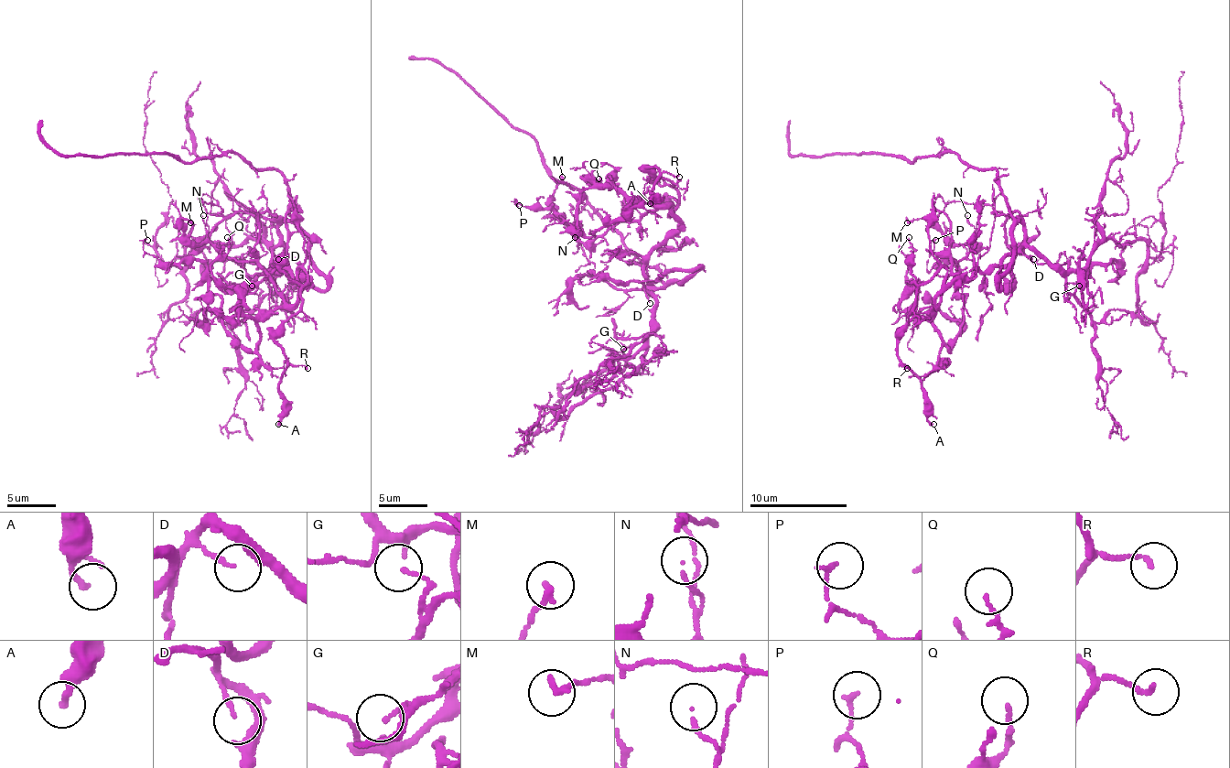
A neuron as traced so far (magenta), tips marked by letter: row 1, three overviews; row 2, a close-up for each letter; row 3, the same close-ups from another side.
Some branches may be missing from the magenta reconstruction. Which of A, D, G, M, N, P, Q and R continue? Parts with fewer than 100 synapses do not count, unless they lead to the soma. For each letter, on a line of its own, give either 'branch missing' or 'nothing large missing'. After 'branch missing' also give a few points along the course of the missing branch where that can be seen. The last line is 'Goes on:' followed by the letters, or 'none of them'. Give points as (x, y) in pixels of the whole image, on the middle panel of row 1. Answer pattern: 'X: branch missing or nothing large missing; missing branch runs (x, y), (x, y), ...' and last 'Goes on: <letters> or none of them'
A: nothing large missing
D: nothing large missing
G: nothing large missing
M: nothing large missing
N: nothing large missing
P: nothing large missing
Q: nothing large missing
R: nothing large missing
Goes on: none of them

